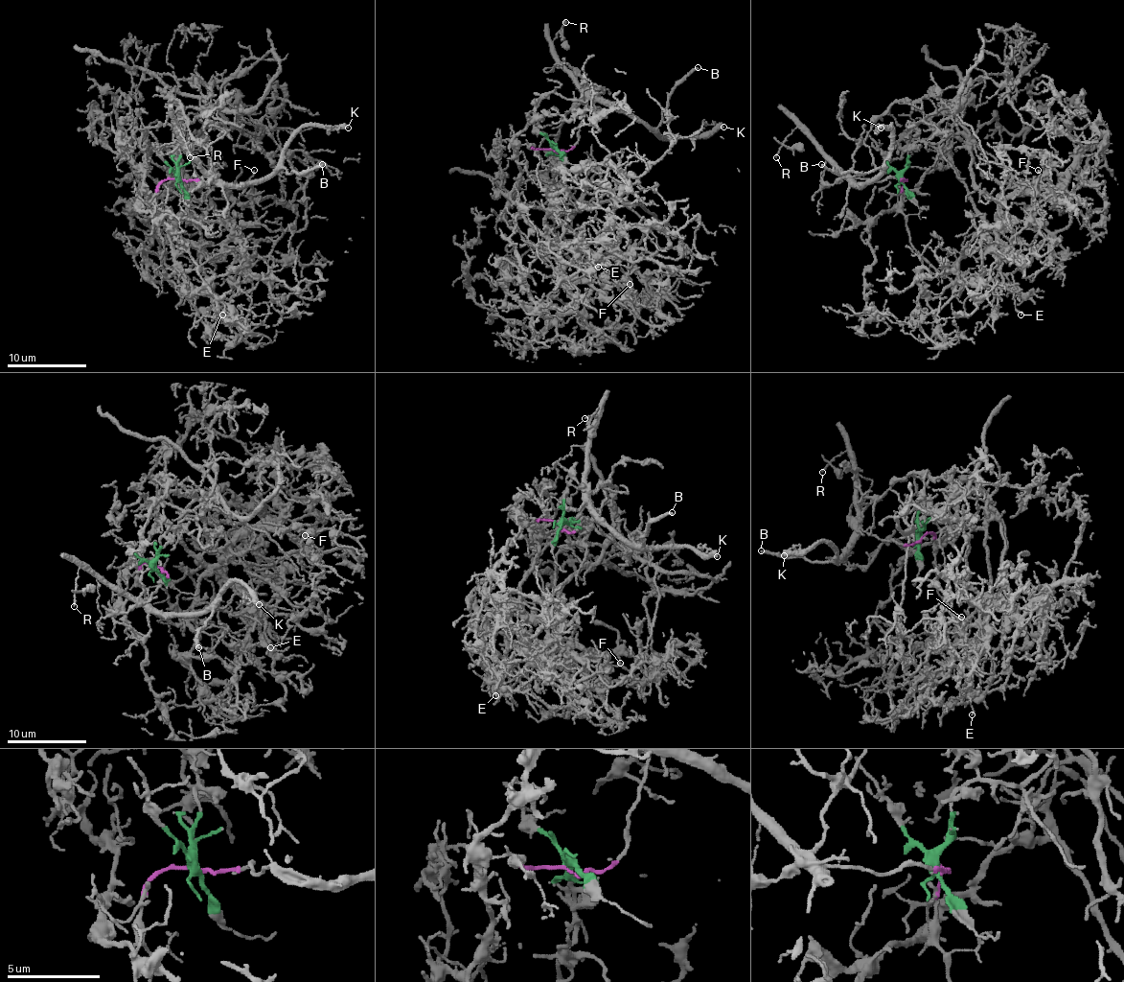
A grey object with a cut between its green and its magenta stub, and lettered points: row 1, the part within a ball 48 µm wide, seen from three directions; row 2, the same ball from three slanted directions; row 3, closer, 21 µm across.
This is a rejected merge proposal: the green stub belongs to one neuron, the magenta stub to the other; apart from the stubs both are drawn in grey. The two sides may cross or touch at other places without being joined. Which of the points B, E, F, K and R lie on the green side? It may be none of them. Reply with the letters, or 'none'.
E, F

